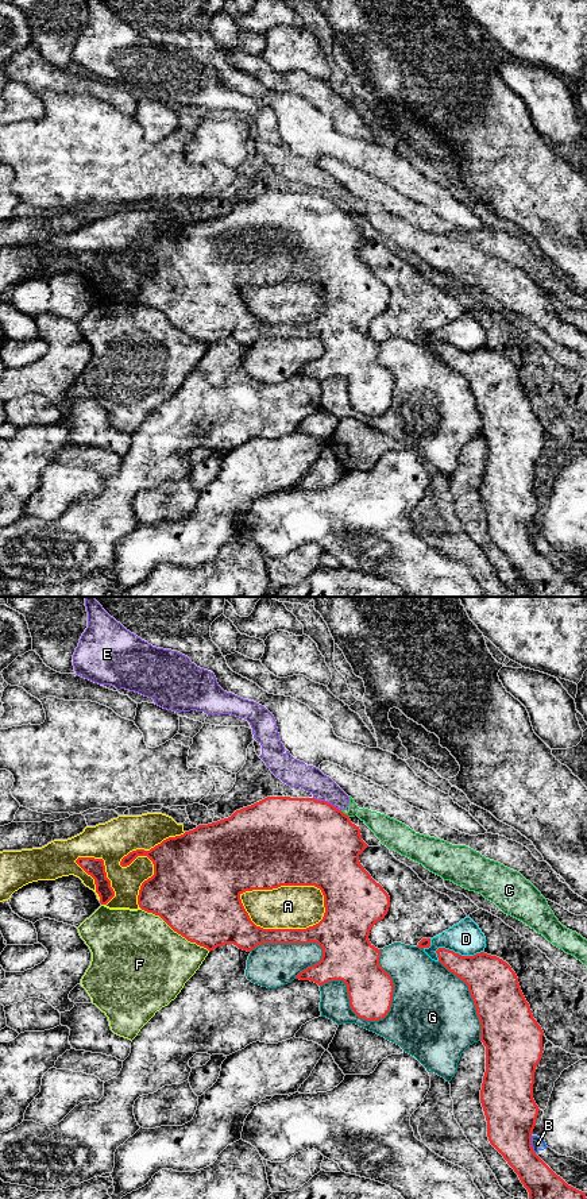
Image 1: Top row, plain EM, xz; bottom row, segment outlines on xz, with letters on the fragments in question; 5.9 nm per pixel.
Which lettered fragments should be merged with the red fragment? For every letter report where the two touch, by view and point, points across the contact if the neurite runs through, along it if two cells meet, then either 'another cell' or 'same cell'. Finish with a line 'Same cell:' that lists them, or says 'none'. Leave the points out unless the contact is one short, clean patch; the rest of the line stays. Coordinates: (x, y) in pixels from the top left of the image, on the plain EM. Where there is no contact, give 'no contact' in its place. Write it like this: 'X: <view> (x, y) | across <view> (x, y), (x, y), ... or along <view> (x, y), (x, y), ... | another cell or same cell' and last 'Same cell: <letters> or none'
A: xz (290, 280) | another cell
B: xz (530, 539) | another cell
C: xz (343, 208) | along xz (340, 205), (348, 212) | another cell
D: xz (458, 349) | another cell
E: xz (327, 197) | another cell
F: xz (176, 326) | another cell
G: xz (350, 400) | another cell
Same cell: none

